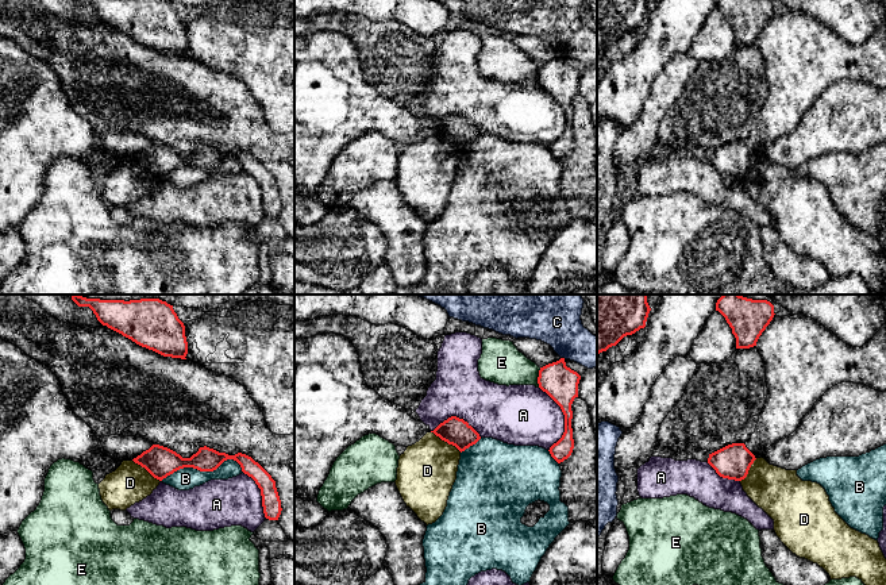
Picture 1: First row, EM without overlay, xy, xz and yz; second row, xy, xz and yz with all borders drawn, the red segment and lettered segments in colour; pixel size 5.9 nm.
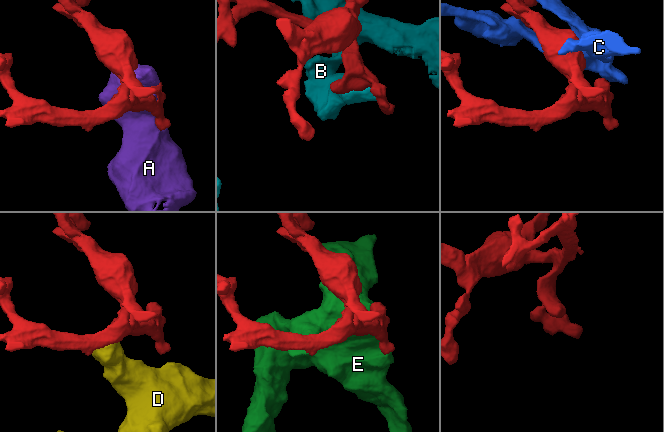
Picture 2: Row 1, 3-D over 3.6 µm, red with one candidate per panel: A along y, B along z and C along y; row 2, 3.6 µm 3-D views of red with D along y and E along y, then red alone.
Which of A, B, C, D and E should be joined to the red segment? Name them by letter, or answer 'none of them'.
none of them

